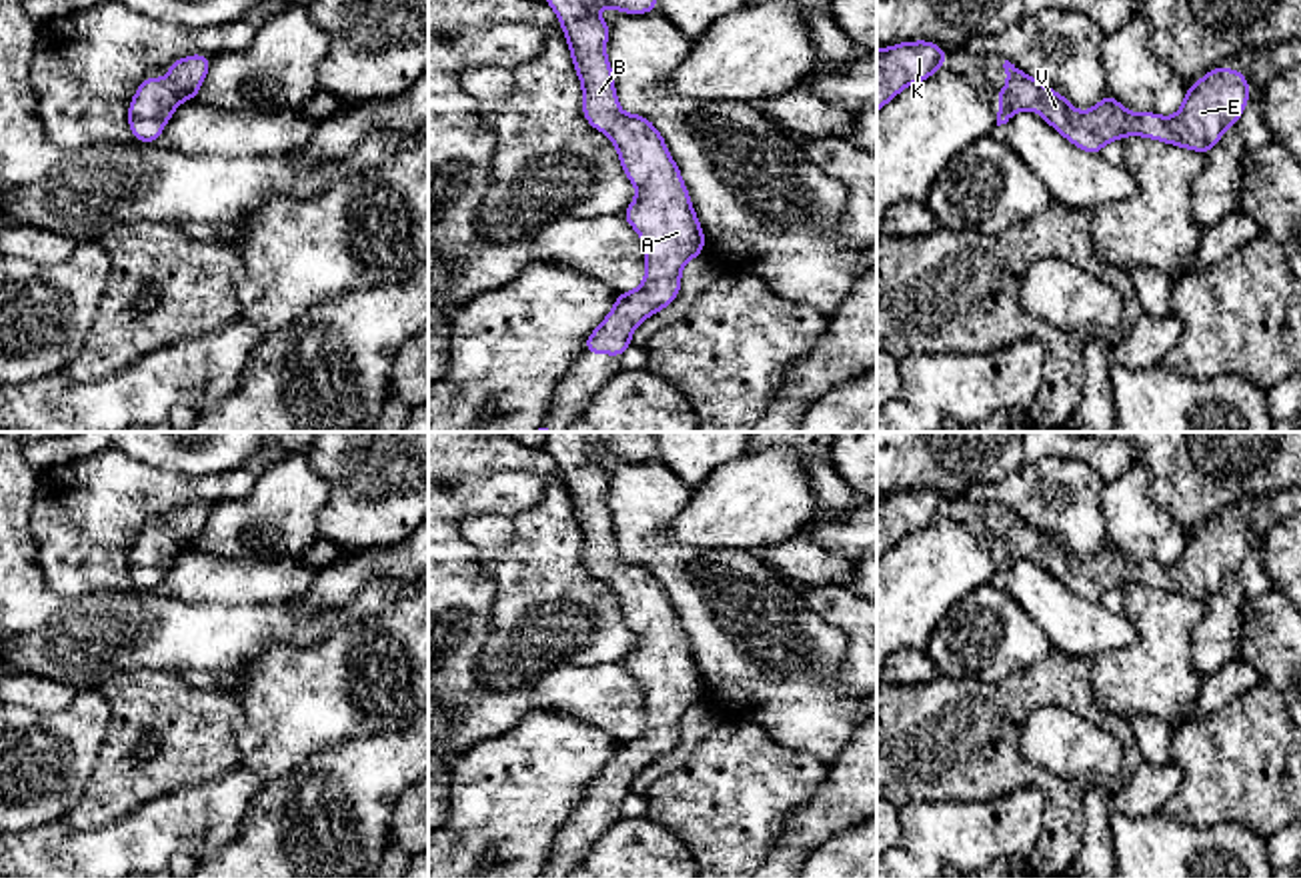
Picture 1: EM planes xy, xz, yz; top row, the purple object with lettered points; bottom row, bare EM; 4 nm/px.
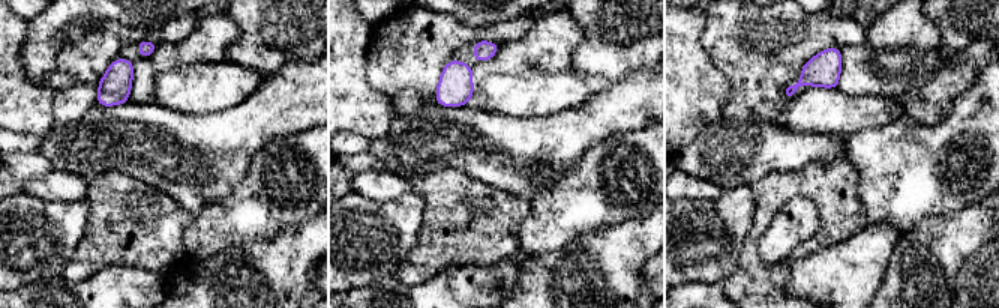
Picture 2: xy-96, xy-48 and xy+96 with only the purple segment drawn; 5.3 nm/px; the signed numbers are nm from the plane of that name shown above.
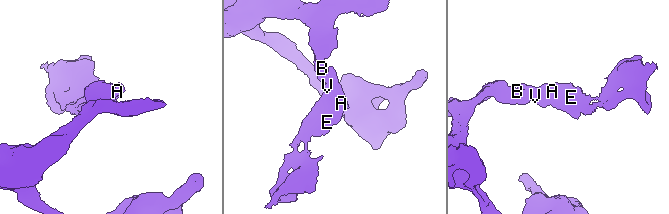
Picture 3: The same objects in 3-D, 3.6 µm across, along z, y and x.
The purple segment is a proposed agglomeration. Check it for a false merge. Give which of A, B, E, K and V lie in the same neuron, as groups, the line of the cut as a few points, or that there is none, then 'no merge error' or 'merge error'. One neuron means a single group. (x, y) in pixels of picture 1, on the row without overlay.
A B E K V | no cut | no merge error

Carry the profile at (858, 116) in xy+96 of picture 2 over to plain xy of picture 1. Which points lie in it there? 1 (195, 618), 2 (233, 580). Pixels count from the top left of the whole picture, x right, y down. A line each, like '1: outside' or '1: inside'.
1: outside
2: inside

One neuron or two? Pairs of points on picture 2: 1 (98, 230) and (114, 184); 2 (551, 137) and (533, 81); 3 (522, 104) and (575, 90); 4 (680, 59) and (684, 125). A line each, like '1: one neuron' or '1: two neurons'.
1: one neuron
2: two neurons
3: one neuron
4: one neuron

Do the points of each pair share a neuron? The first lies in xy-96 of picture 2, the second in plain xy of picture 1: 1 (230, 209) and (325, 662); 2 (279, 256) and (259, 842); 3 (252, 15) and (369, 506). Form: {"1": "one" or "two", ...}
{"1": "one", "2": "one", "3": "one"}

